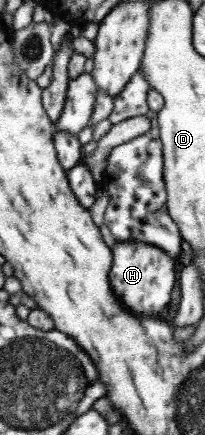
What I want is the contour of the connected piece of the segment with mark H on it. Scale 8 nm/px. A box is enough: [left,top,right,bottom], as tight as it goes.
[111,241,175,316]

